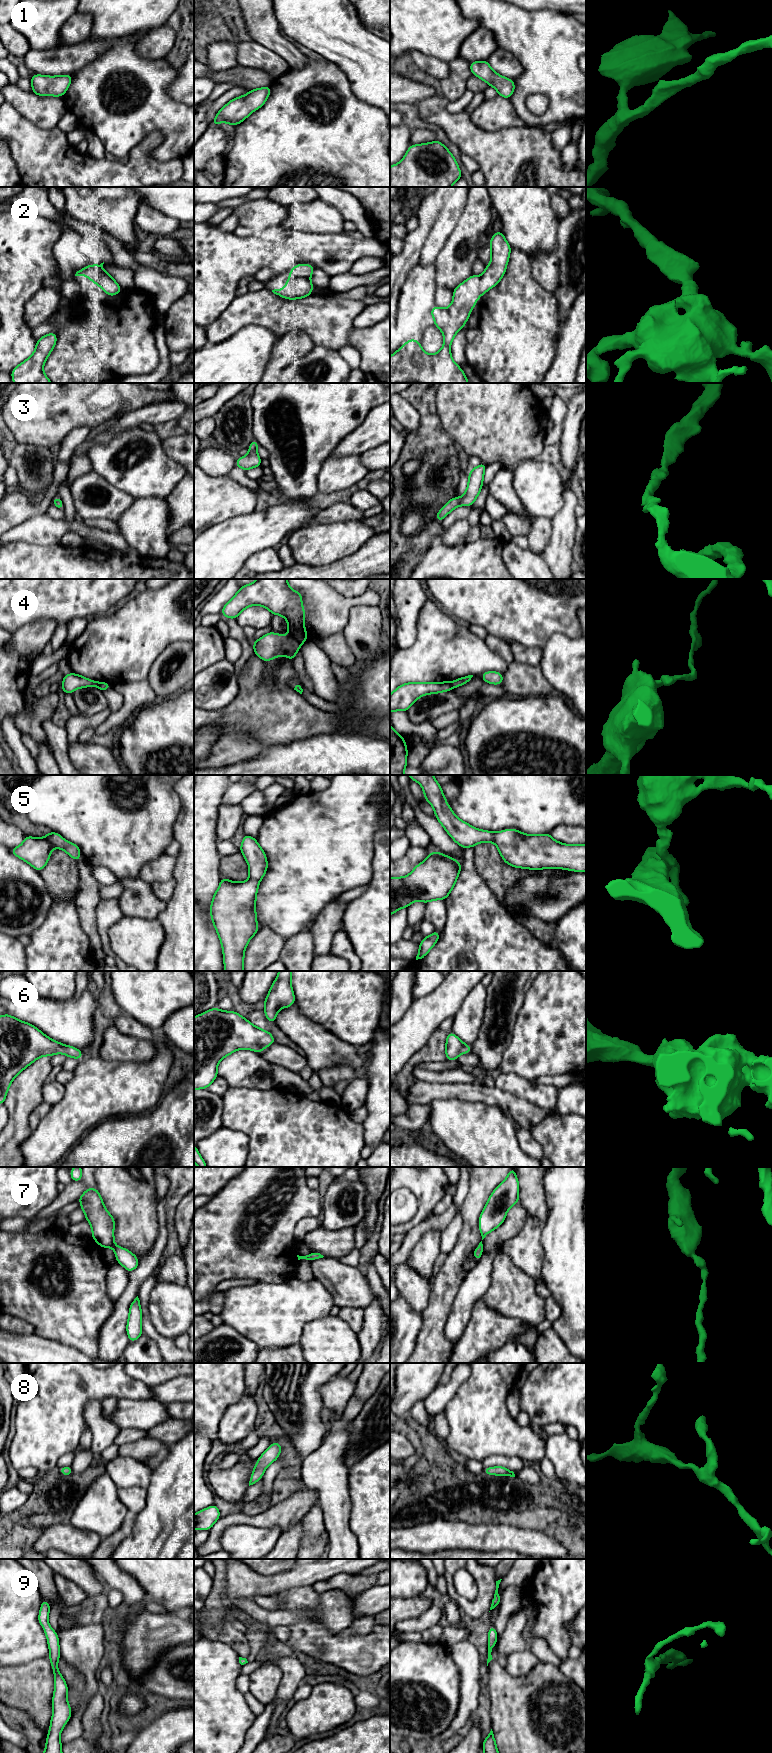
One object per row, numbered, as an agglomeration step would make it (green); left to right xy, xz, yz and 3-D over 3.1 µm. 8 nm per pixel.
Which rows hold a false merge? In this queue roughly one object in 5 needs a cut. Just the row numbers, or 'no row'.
4

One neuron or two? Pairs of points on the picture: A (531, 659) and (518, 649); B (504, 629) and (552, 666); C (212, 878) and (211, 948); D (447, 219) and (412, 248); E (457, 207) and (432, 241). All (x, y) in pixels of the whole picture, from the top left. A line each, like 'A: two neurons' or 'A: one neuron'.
A: one neuron
B: two neurons
C: two neurons
D: two neurons
E: one neuron

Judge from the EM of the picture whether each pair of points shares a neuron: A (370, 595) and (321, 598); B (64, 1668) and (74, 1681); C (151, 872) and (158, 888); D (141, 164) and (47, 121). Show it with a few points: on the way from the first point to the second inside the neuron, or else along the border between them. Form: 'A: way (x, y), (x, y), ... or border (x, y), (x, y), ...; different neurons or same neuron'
A: way (358, 600), (333, 601); same neuron
B: way (67, 1671), (73, 1678); same neuron
C: border (172, 877), (165, 881), (150, 884); different neurons
D: border (33, 123), (45, 129), (56, 127); different neurons

